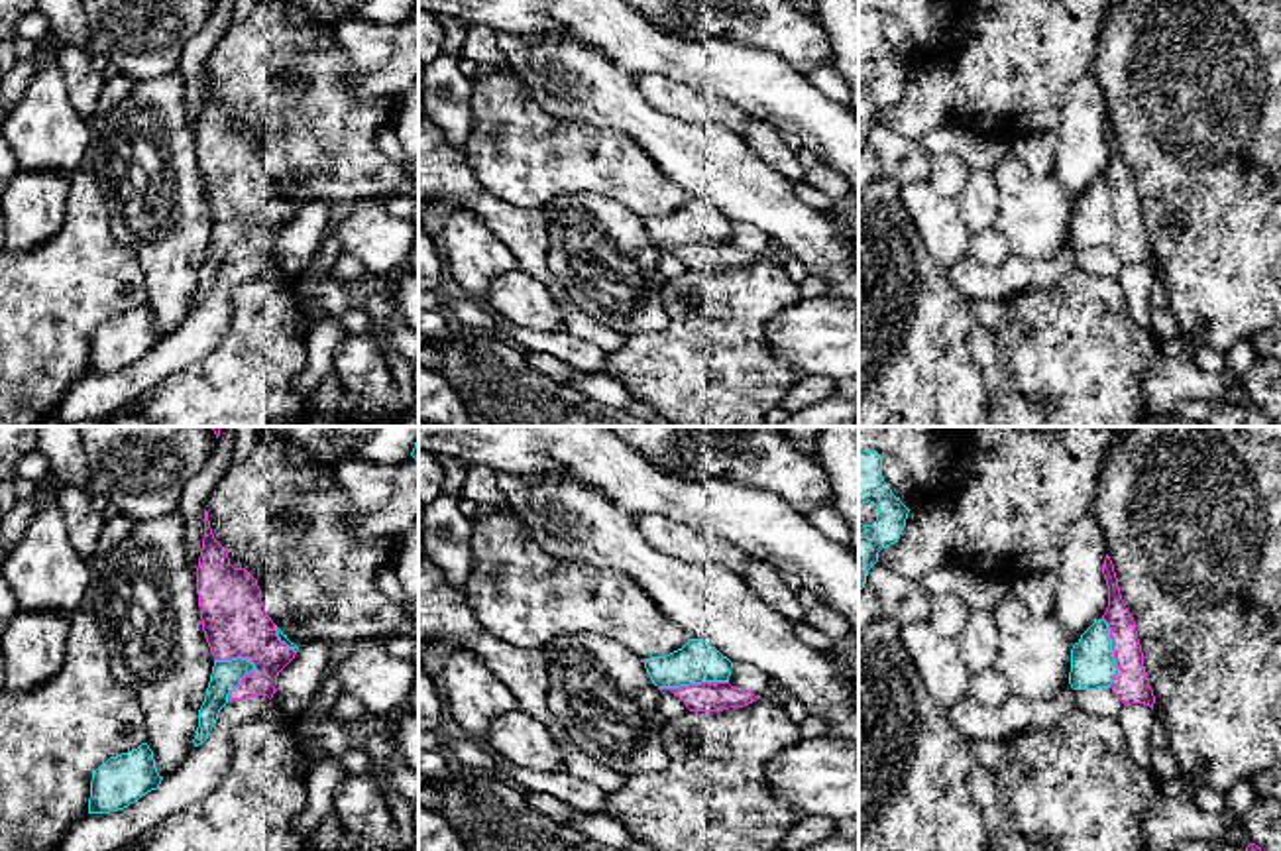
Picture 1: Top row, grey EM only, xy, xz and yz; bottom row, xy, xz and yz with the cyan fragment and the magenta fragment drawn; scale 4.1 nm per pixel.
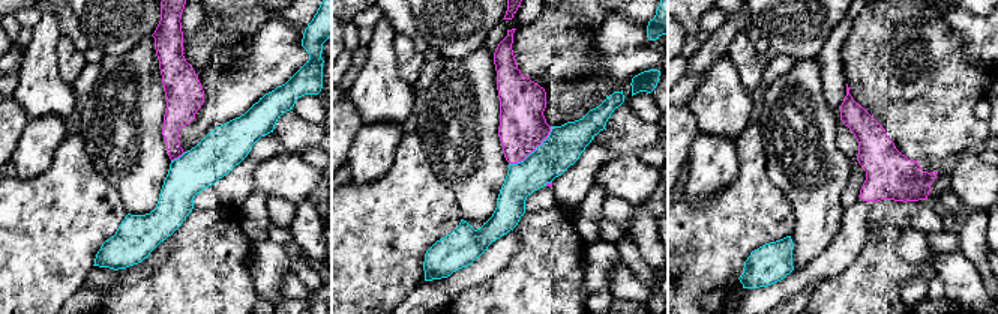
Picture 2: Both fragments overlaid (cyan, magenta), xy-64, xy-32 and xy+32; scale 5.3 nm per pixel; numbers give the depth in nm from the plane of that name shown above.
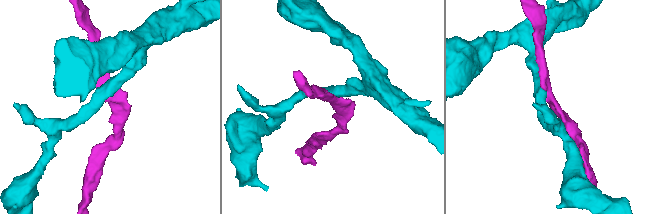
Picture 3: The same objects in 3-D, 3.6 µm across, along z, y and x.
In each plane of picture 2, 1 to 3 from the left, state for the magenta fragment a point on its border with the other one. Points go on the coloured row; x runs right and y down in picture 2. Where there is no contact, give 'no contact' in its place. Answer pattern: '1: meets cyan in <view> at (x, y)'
1: meets cyan in xy-64 at (177, 158)
2: meets cyan in xy-32 at (535, 150)
3: no contact

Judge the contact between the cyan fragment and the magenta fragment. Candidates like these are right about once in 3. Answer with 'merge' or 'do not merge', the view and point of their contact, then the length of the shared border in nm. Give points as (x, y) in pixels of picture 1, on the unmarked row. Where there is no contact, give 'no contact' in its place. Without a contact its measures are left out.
do not merge; meets cyan in xy at (246, 232); contact 200 nm long

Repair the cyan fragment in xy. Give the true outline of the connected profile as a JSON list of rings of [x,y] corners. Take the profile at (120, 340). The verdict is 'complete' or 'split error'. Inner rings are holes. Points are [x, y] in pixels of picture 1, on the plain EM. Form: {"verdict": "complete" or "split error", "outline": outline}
{"verdict": "complete", "outline": [[[147,303],[110,316],[90,340],[88,373],[110,373],[128,368],[151,350],[163,336],[155,328],[153,311]]]}

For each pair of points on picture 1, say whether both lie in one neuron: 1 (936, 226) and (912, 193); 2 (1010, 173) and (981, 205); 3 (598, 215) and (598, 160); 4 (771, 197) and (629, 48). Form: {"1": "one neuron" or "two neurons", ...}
{"1": "one neuron", "2": "two neurons", "3": "two neurons", "4": "two neurons"}

